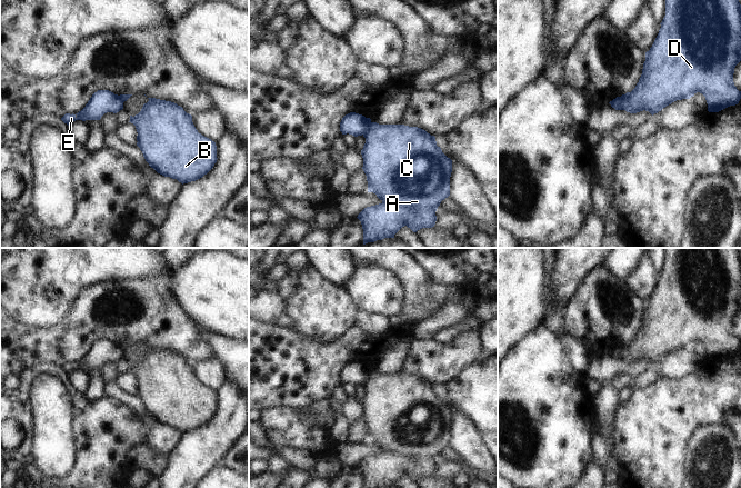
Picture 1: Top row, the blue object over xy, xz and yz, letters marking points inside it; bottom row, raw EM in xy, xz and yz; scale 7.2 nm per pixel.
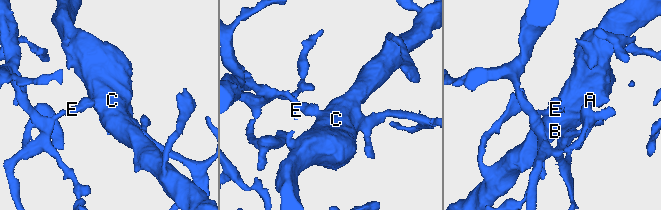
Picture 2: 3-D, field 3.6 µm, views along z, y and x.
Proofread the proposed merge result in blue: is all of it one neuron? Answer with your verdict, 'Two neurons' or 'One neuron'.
Two neurons.

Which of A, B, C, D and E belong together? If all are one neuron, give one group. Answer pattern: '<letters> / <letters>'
A B C D / E

